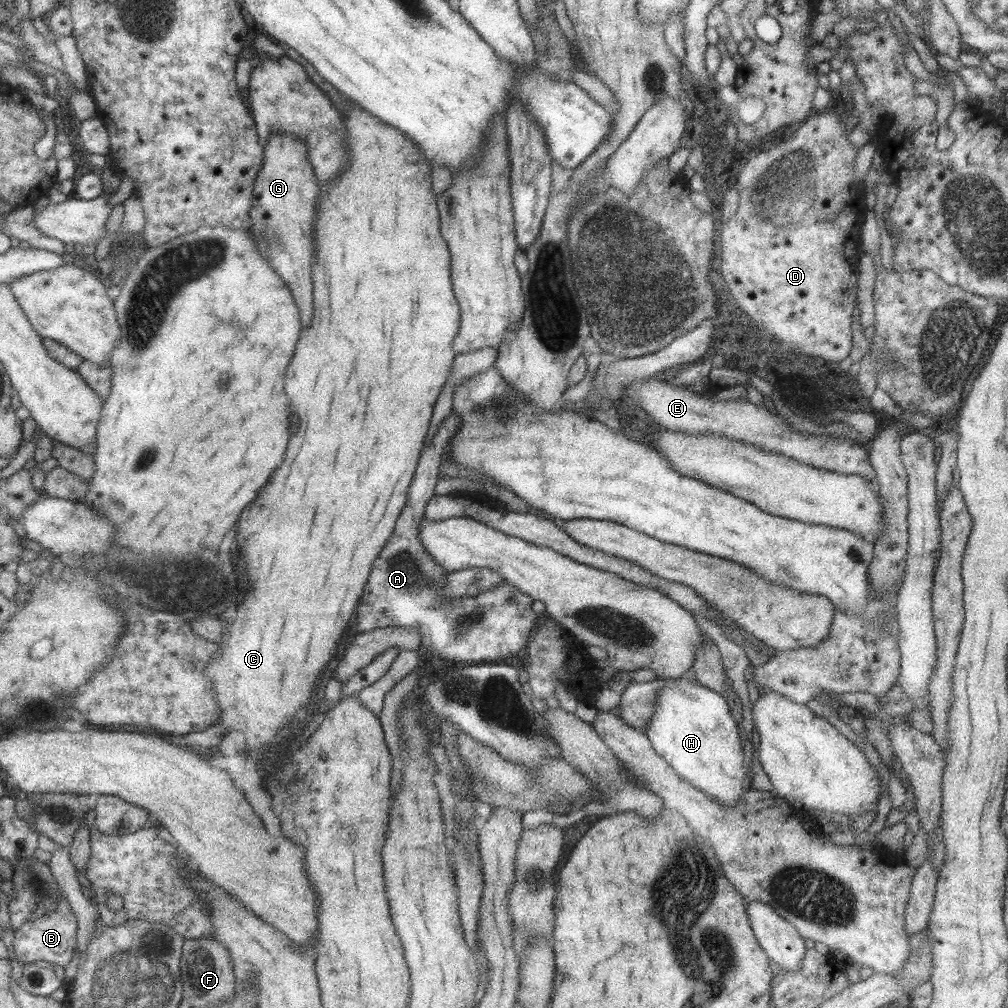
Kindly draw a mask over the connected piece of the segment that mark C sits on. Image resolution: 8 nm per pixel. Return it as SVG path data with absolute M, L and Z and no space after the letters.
M350 98L347 100L350 102L349 109L340 109L340 114L342 114L342 123L346 131L350 132L348 134L350 136L348 138L350 166L342 172L342 176L338 176L340 180L334 186L332 182L320 186L318 210L316 210L318 214L316 214L317 220L314 227L316 254L312 262L314 318L310 322L310 328L302 332L300 342L296 346L296 354L286 370L286 396L294 412L300 416L300 428L288 444L286 460L270 478L272 482L268 482L260 490L260 498L254 500L254 504L248 504L244 508L246 514L242 512L238 520L236 548L232 550L232 554L238 556L240 566L242 566L238 572L246 580L244 600L236 604L236 616L226 626L224 638L228 640L222 638L222 641L218 642L222 646L220 656L212 657L212 661L204 669L206 678L214 686L218 708L222 708L218 724L222 724L226 732L240 730L246 741L244 741L244 752L238 753L243 753L246 758L254 760L259 770L266 769L269 772L281 762L282 756L285 757L286 749L284 750L282 746L282 740L286 738L286 733L292 730L295 715L310 703L316 680L334 658L338 642L342 640L344 630L350 626L350 620L356 614L358 600L364 592L374 560L380 557L382 548L386 546L395 531L396 521L407 504L412 478L416 473L424 441L430 428L430 420L434 414L432 409L447 383L457 355L453 349L453 342L460 330L460 305L452 288L450 272L451 254L444 237L438 234L441 229L434 230L434 191L430 176L432 164L424 158L422 150L408 136L404 136L404 132L400 132L394 126L390 128L388 124L382 124L368 112L362 112L364 108L356 102L352 103Z

